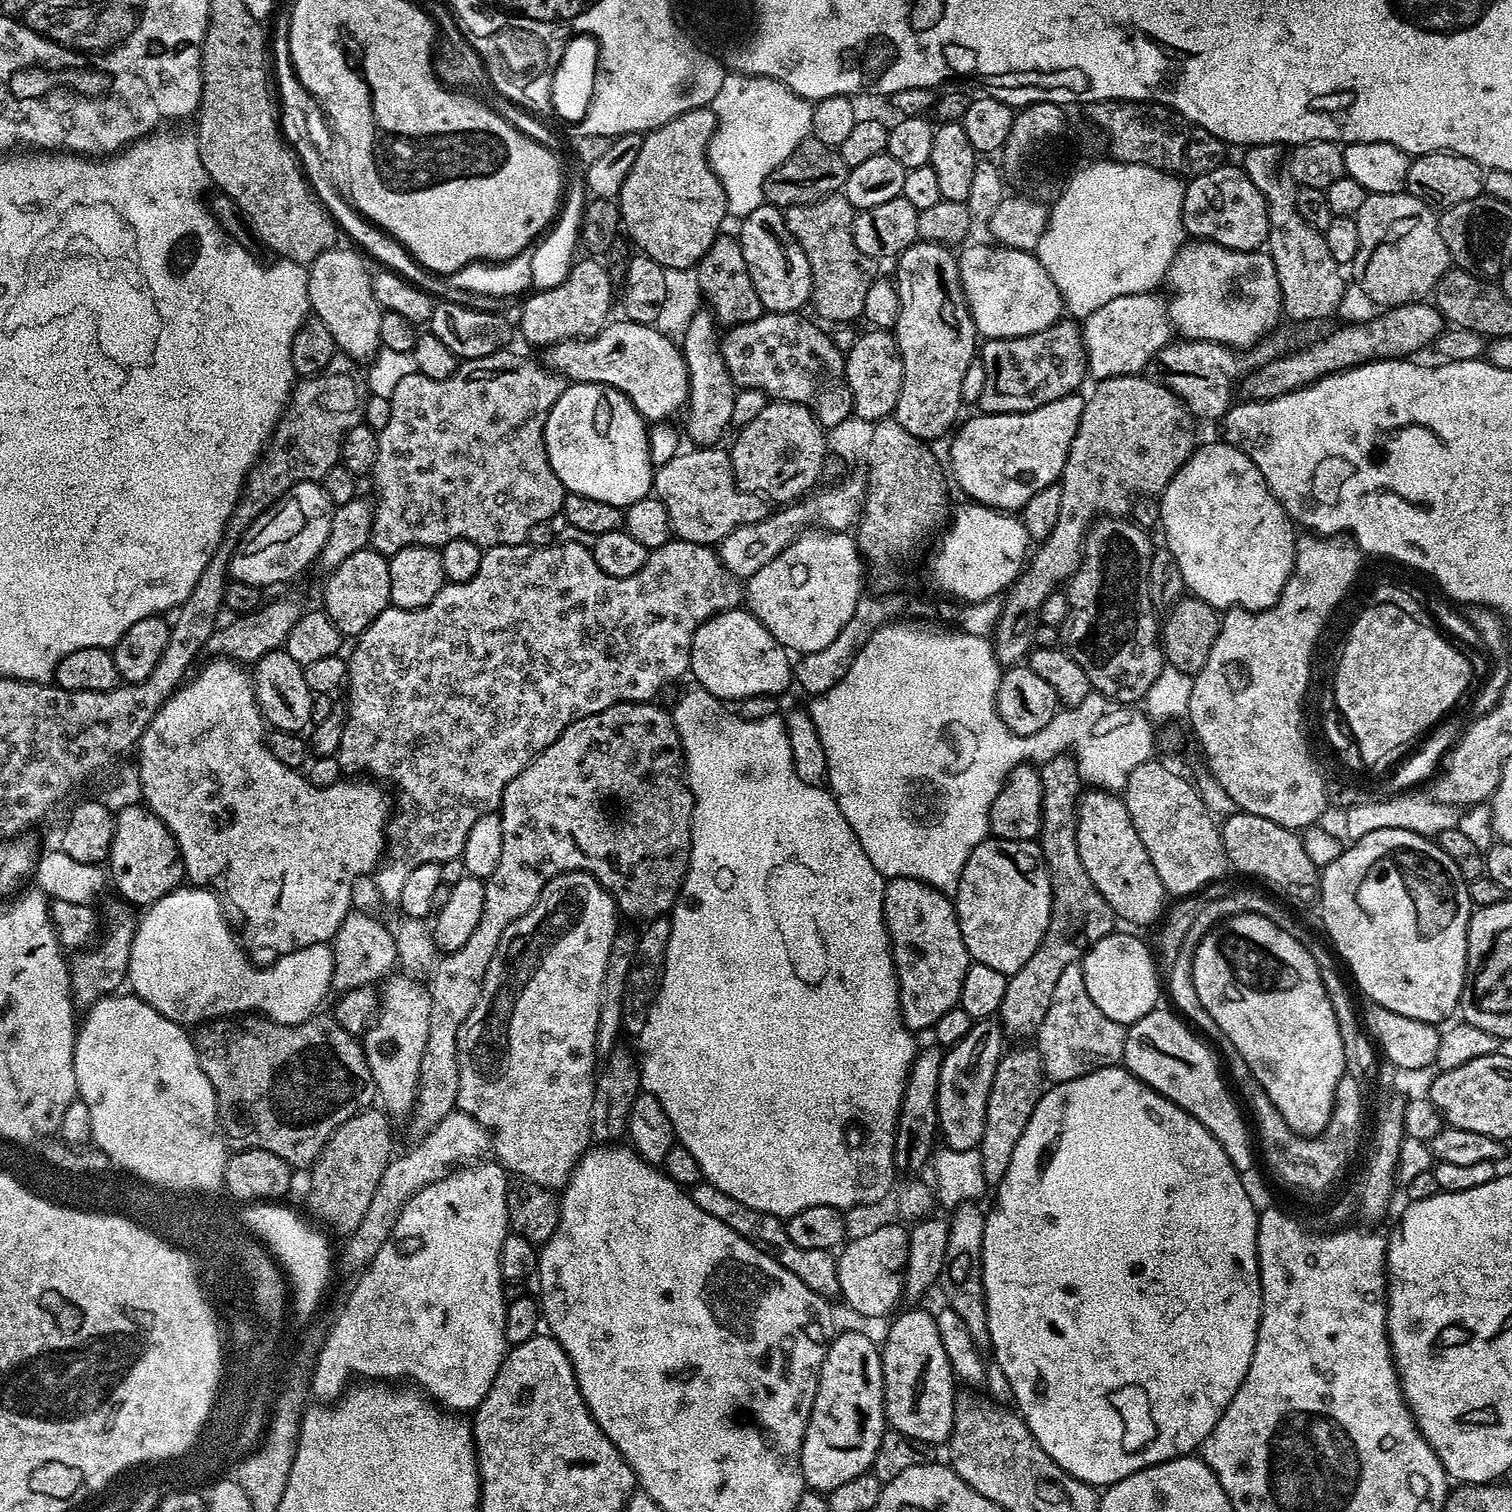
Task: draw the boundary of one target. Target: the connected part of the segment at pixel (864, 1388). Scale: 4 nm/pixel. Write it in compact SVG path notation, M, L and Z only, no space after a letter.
M844 1332L835 1337L828 1346L828 1353L822 1362L820 1381L816 1387L816 1397L808 1425L804 1431L804 1441L800 1451L800 1469L804 1483L813 1492L827 1494L834 1486L850 1482L871 1469L878 1442L886 1430L884 1415L884 1362L881 1349L864 1332Z

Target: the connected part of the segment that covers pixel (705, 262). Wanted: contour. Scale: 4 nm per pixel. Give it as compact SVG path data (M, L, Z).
M721 234L706 250L694 271L698 274L700 291L711 315L717 325L725 329L733 328L746 322L754 322L764 315L764 307L758 298L758 290L754 290L754 282L750 282L750 270L746 270L746 258L742 258L742 246L735 235Z

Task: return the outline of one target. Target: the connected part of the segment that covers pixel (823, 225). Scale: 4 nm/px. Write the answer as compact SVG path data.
M842 194L827 196L813 204L794 206L783 209L784 221L790 230L790 234L802 246L806 254L806 262L810 262L810 274L812 275L812 299L811 307L816 307L816 312L824 320L860 320L864 315L866 306L866 294L870 286L878 279L877 261L871 260L858 246L854 246L854 234L852 233L852 217L854 209Z

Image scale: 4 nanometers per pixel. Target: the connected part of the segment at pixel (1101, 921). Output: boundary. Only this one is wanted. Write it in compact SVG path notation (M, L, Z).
M1071 754L1055 756L1039 765L1038 771L1040 773L1040 793L1042 793L1038 843L1044 855L1044 863L1048 866L1052 883L1052 913L1050 914L1050 926L1046 930L1038 950L1034 950L1034 954L1030 954L1030 958L1026 961L1026 966L1022 966L1022 970L1018 970L1008 977L1006 998L1002 998L998 1020L1009 1037L1035 1037L1037 1030L1042 1026L1042 1018L1046 1018L1046 1010L1050 1010L1050 998L1054 998L1054 986L1057 984L1062 970L1066 970L1066 966L1071 964L1080 964L1090 945L1097 944L1114 928L1112 908L1106 902L1106 898L1102 898L1102 894L1098 894L1094 882L1090 882L1090 874L1086 874L1086 866L1082 866L1082 858L1078 858L1076 806L1082 795L1082 781L1076 759Z

